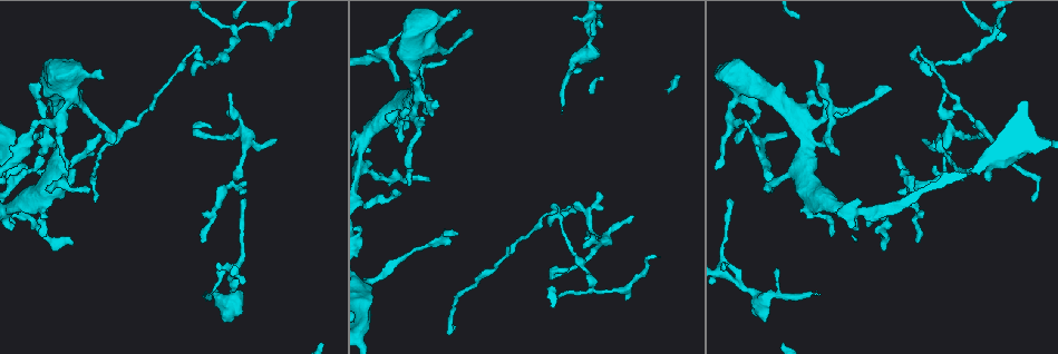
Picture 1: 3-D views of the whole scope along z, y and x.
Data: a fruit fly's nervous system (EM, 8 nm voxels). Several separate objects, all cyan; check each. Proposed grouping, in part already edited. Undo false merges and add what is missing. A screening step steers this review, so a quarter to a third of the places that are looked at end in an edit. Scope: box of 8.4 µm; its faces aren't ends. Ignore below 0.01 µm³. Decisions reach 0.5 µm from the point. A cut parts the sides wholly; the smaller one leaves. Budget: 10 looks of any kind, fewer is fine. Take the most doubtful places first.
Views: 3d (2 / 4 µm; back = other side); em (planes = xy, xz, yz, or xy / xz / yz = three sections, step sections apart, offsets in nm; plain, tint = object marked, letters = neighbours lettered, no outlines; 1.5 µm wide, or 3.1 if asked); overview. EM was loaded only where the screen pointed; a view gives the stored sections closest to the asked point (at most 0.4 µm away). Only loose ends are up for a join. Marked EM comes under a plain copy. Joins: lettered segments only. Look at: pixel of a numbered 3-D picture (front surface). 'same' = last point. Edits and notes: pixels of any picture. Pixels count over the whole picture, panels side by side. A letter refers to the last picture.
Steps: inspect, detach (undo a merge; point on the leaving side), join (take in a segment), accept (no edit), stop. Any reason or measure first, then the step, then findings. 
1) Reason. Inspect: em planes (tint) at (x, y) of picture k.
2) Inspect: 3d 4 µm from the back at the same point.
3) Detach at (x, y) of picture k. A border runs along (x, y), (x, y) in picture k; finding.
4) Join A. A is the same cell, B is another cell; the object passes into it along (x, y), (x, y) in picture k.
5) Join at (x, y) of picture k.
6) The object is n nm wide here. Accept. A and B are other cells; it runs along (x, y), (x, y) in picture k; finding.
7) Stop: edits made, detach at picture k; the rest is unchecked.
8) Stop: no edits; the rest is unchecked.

Branch stops here. Inspect: 3d 4 µm at (824, 106) of picture 1.

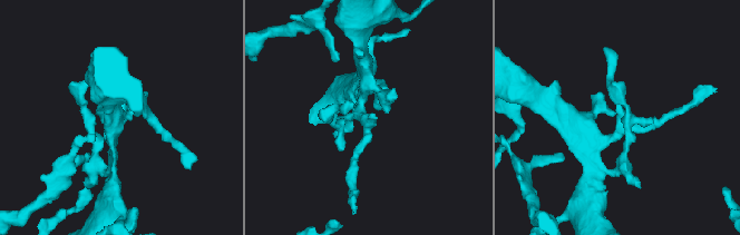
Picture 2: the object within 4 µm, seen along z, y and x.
Inspect: em xy step 8 (letters) at (617, 114) of picture 2.

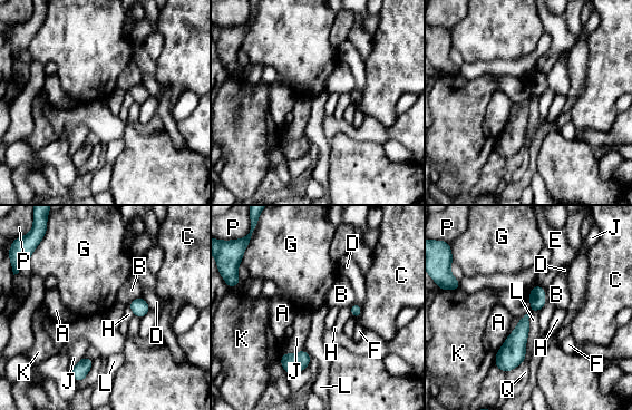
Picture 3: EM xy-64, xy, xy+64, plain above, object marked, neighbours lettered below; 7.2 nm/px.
Inspect: em planes (letters) at the same point.

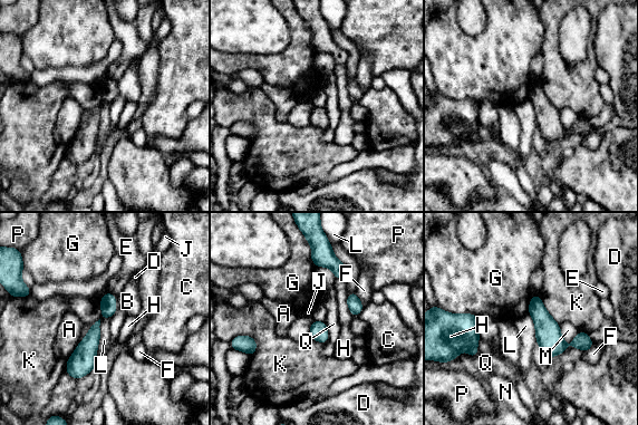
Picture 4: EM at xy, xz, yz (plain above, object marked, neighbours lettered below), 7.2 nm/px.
The longest contact is with L, 340 nm. Accept. A, B, C, D, E, F, G, H, J, K, L, M, N, P and Q are other cells; a border runs along (109, 317), (100, 319), (96, 363) in picture 4; no lettered segment goes on from it.

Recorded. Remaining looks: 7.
Tapers out. Inspect: em xz step 4 (tint) at (561, 112) of picture 1.

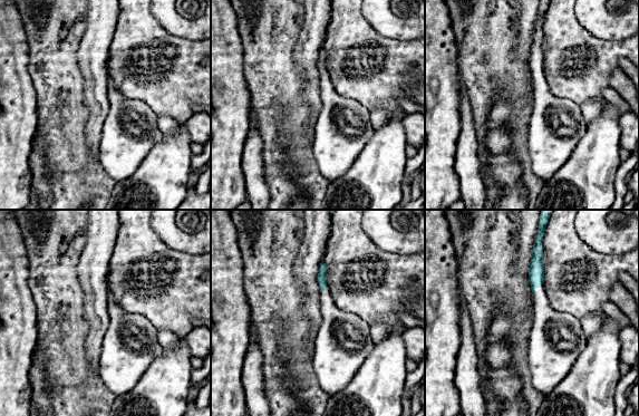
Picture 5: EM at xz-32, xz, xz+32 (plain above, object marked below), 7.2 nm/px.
Inspect: em planes (letters) at the same point.

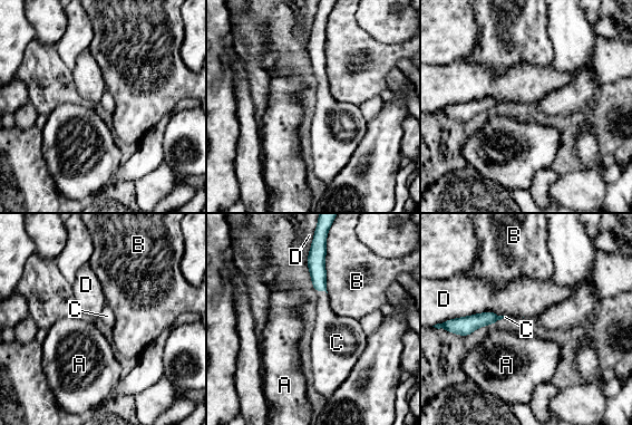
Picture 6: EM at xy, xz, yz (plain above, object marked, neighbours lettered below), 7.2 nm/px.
Join C. C is the same cell, A, B and D are other cells; the object passes into it along (317, 257), (321, 290), (327, 324) in picture 6; the cell continues.

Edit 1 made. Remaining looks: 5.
Tapers out. Inspect: em xz step 4 (tint) at (39, 156) of picture 1.

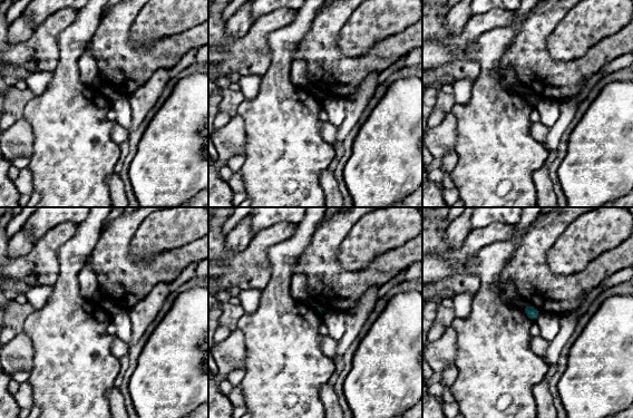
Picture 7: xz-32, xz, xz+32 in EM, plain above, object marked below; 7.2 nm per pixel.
Cut it another way. Inspect: em planes (letters) at the same point.

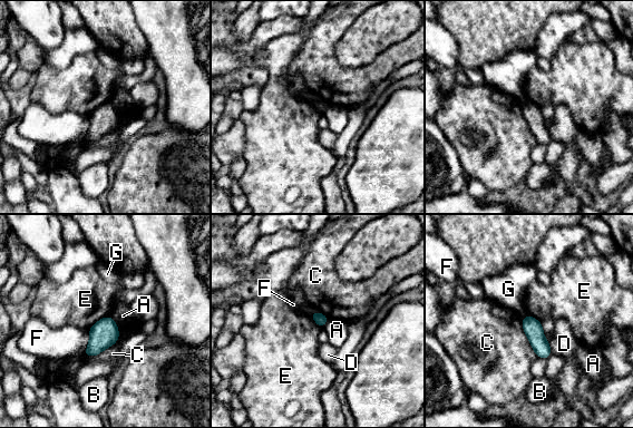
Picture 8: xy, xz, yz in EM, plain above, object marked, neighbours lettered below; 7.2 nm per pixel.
Accept. A, B, C, D, E, F and G are other cells; a border runs along (109, 314), (97, 320), (87, 330) in picture 8; no lettered segment goes on from it.

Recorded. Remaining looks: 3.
Sharp bend. Inspect: em xy step 4 (tint) at (917, 49) of picture 1.

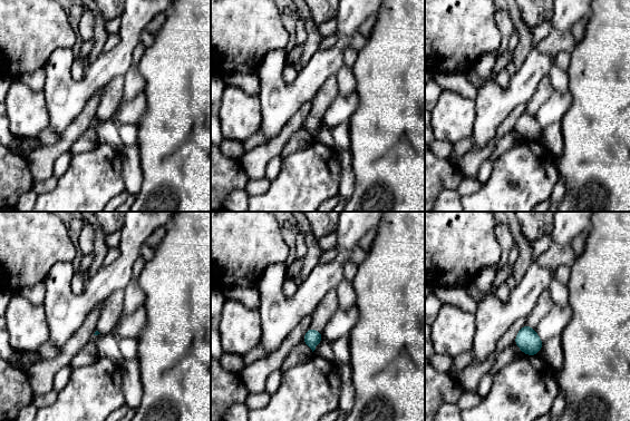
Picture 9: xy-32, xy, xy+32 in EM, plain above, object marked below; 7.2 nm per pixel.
Another direction. Inspect: em planes (letters) at the same point.

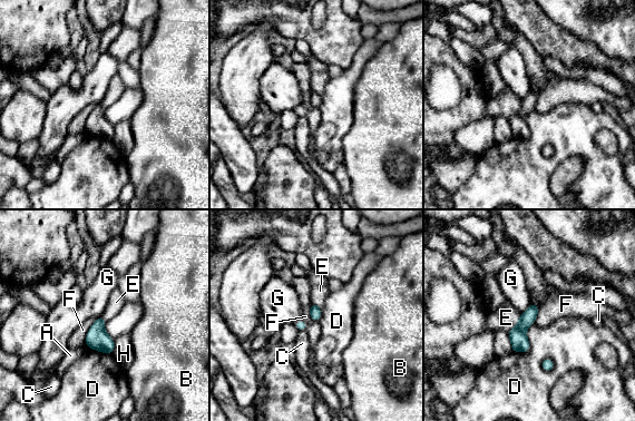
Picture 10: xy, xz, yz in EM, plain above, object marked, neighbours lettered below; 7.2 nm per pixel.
Accept. A, B, C, D, E, F, G and H are other cells; a border runs along (97, 317), (86, 335), (85, 344) in picture 10; all the same cell.

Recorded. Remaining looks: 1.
Stop: edits made, join at picture 6; the rest is unchecked.

